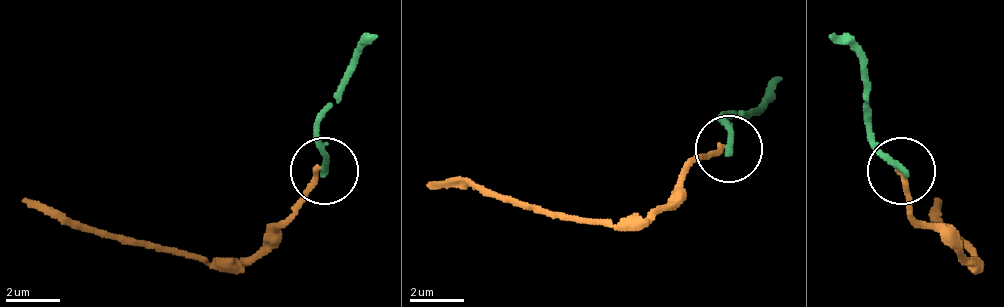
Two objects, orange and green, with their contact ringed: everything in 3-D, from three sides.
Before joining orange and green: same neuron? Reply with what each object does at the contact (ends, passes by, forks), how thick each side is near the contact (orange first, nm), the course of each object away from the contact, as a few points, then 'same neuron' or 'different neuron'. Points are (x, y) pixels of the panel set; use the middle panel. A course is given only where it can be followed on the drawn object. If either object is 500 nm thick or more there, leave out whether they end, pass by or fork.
orange ends | green ends | 190/260 nm | orange via (723, 150), (703, 157), (656, 211), (616, 224), (501, 204), (468, 184), (428, 184) | green via (730, 150), (723, 117), (750, 117), (784, 76) | different neuron

